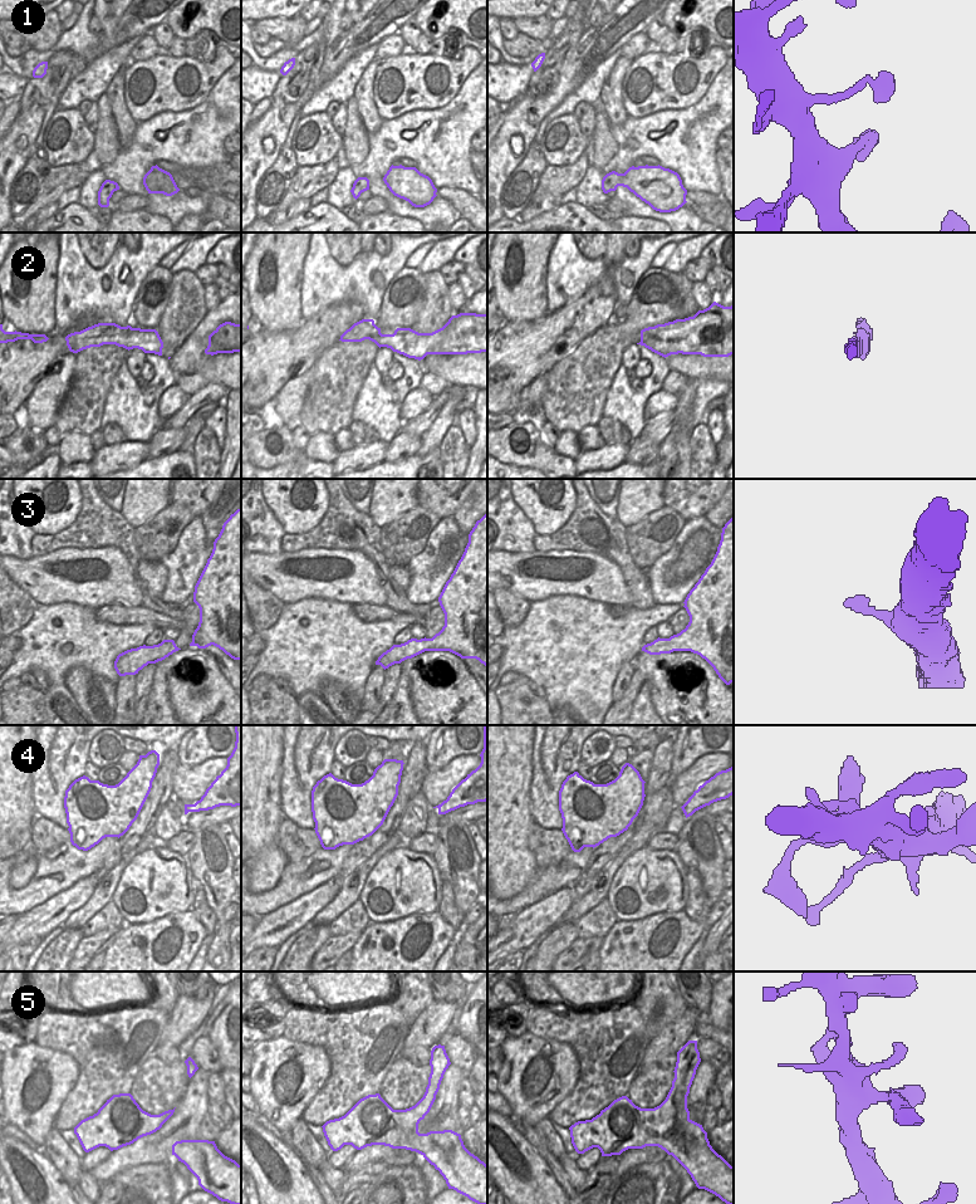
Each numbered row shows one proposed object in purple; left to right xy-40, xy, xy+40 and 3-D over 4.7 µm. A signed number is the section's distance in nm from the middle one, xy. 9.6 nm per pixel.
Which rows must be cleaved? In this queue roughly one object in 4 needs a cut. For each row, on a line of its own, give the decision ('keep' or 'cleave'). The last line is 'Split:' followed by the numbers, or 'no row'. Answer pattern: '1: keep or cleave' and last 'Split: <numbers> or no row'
1: keep
2: keep
3: keep
4: keep
5: keep
Split: no row

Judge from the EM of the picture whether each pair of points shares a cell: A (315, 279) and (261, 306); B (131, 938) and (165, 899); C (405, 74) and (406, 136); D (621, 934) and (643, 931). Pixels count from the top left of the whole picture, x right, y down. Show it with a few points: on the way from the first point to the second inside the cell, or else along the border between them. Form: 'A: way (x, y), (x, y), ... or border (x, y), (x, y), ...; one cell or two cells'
A: border (304, 258), (303, 280), (300, 284), (300, 317); two cells
B: border (172, 911), (150, 921), (137, 921), (126, 925); two cells
C: border (435, 107), (407, 111), (383, 121); two cells
D: way (626, 934), (638, 934); one cell

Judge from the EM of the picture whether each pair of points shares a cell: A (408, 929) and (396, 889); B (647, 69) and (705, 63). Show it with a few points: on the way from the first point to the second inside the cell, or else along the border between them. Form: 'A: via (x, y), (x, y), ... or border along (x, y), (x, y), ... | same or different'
A: border along (433, 911), (415, 911), (398, 919), (376, 923) | different
B: via (661, 69), (691, 69) | same

